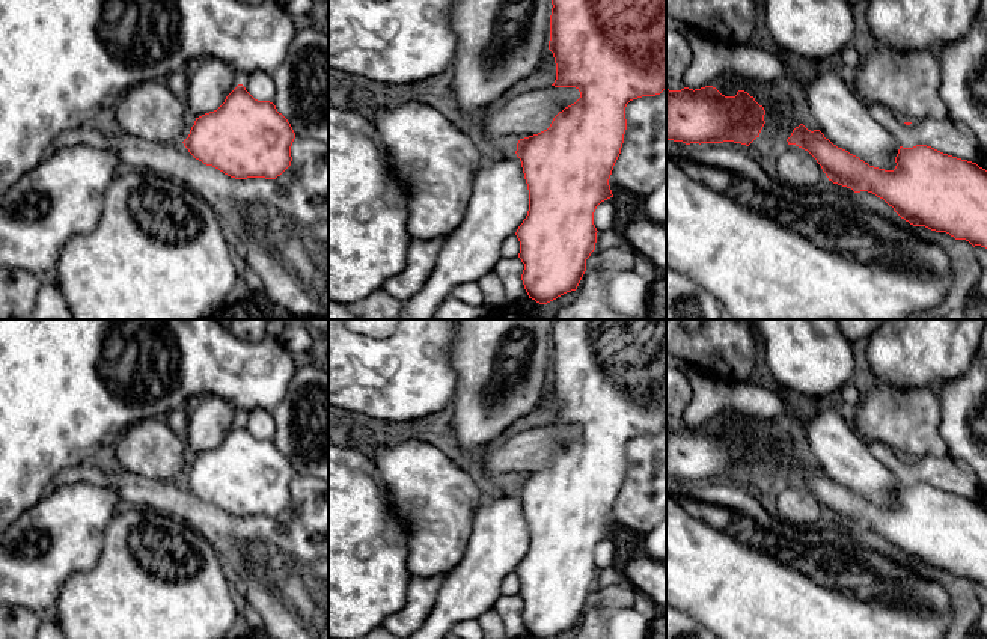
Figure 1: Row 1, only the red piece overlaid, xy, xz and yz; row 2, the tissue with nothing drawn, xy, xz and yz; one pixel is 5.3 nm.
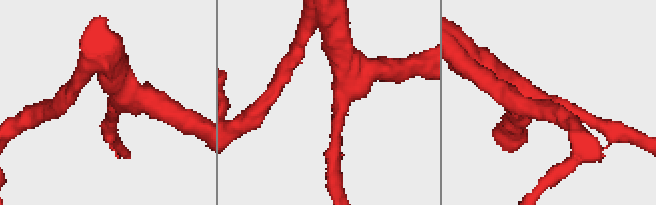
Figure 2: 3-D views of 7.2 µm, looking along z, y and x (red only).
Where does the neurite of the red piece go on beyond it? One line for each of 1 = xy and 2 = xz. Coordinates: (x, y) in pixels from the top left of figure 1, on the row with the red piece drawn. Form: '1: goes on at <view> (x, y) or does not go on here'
1: does not go on here
2: does not go on here

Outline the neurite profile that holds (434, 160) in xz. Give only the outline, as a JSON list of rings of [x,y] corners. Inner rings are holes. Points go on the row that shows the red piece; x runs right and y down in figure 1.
[[[354,92],[354,107],[371,125],[396,185],[407,193],[407,231],[411,238],[448,238],[463,222],[485,149],[443,109],[429,99],[395,102]]]

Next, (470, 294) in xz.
[[[463,283],[452,289],[452,297],[472,306],[472,307],[484,307],[485,298],[479,288],[479,285],[475,283]]]

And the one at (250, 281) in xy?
[[[241,265],[241,285],[244,291],[261,291],[262,289],[262,283],[256,271],[246,265]]]

